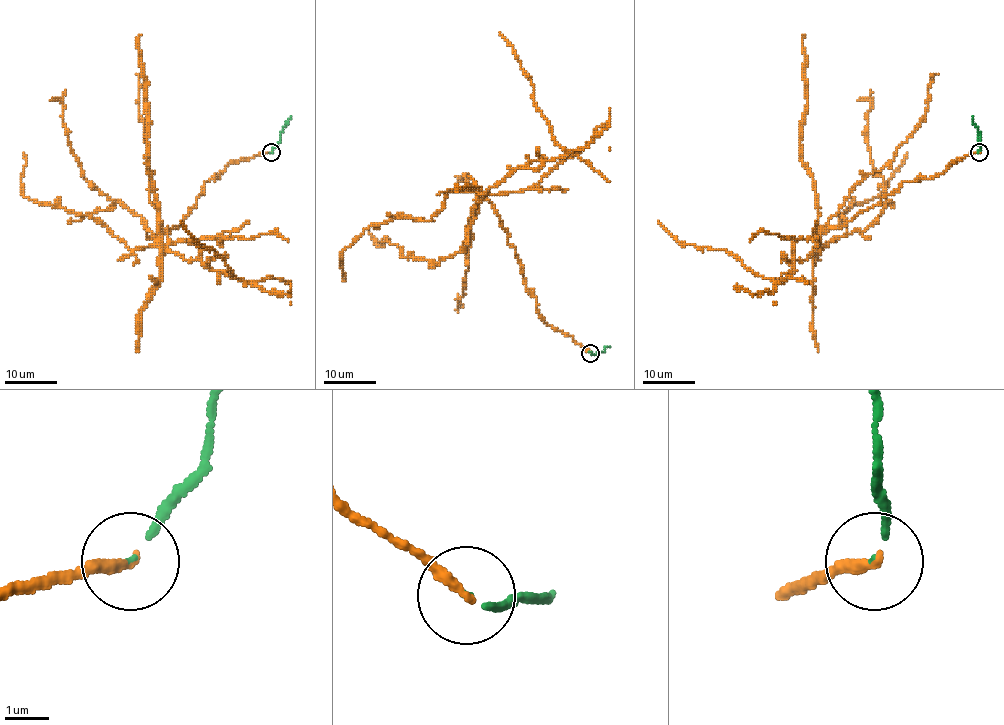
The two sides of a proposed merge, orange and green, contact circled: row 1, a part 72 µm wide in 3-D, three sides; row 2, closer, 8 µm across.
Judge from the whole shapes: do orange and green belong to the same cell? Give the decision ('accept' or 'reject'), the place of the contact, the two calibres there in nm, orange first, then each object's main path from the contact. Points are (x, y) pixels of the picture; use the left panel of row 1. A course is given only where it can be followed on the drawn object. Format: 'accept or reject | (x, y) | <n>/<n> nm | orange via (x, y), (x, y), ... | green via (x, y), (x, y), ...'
reject | (271, 152) | 260/100 nm | orange via (272, 152), (232, 161), (205, 182), (181, 224), (160, 237), (183, 259), (248, 283), (181, 221) | green via (272, 152), (291, 115)

